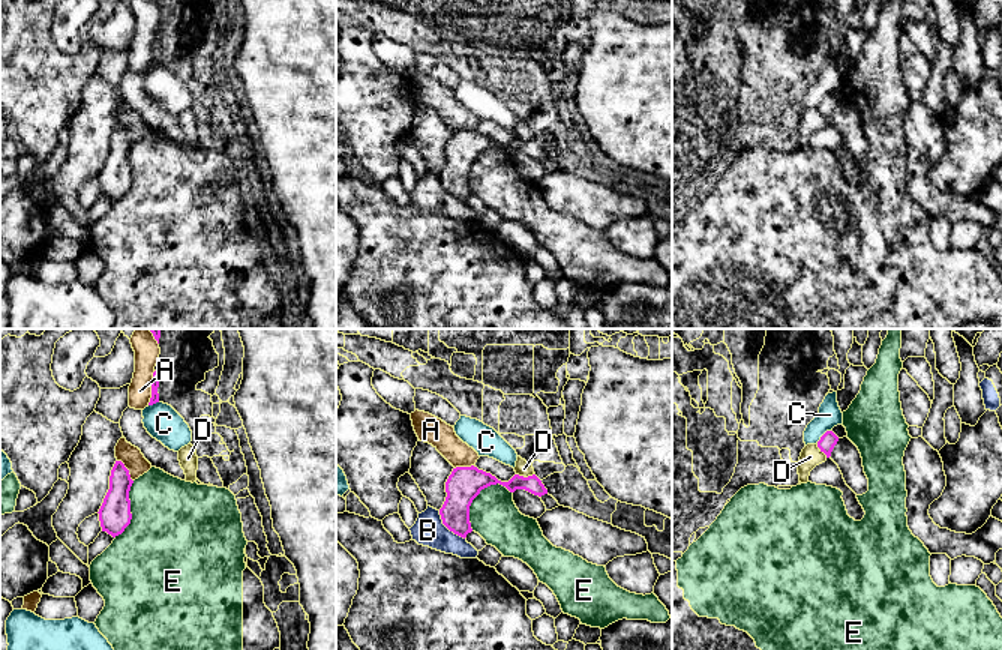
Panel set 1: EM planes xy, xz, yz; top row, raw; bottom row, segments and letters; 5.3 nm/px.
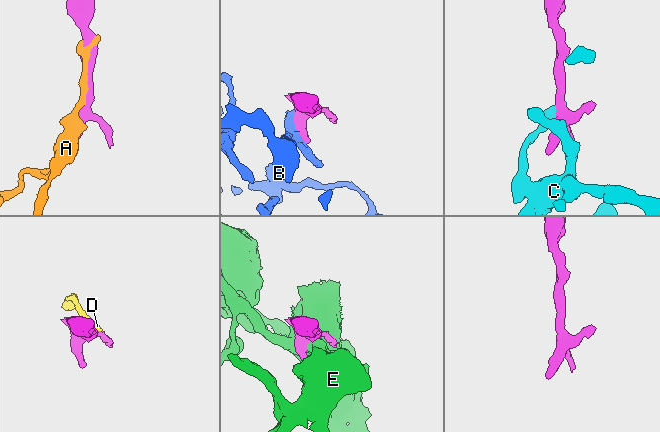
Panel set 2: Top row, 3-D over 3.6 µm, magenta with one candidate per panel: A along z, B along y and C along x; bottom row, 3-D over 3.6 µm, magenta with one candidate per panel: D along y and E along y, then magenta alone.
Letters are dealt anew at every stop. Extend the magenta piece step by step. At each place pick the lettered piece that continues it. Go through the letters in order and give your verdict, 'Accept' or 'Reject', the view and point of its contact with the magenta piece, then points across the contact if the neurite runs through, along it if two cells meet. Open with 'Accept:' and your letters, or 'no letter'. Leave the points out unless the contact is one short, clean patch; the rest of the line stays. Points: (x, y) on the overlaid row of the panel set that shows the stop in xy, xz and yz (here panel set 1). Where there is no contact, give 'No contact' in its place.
Accept: no letter
A: Reject. Touches magenta at xy (152, 388)
B: Reject. Touches magenta at xz (447, 527)
C: Reject. Touches magenta at yz (822, 436). Boundary: yz (830, 430), (816, 443)
D: Reject. Touches magenta at xz (525, 478). Boundary: xz (516, 473), (524, 476), (533, 475)
E: Reject. Touches magenta at xz (477, 494)

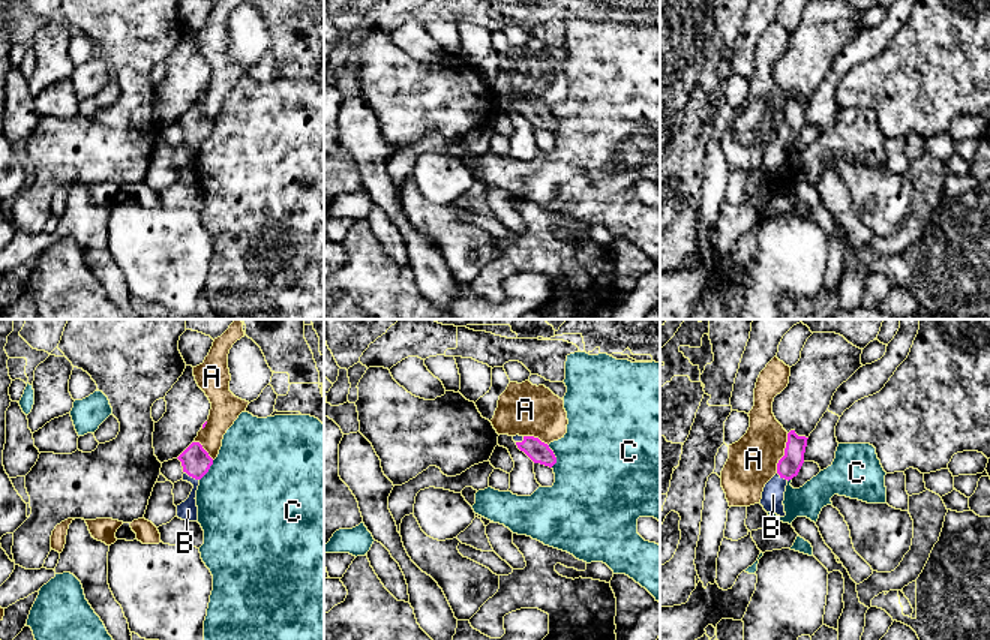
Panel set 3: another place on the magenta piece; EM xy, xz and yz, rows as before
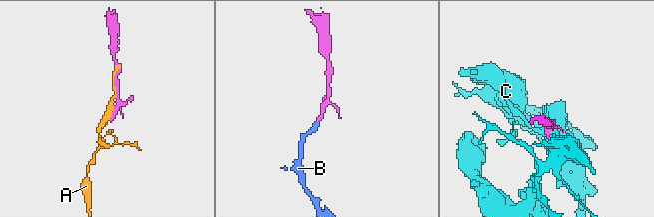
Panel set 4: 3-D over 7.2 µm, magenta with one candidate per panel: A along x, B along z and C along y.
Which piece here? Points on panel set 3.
Accept: B
A: Reject. Touches magenta at yz (785, 453)
B: Accept. Touches magenta at xy (192, 477). Path across: xy (195, 460), (192, 477), (194, 493), (188, 510)
C: Reject. Touches magenta at xz (554, 456)

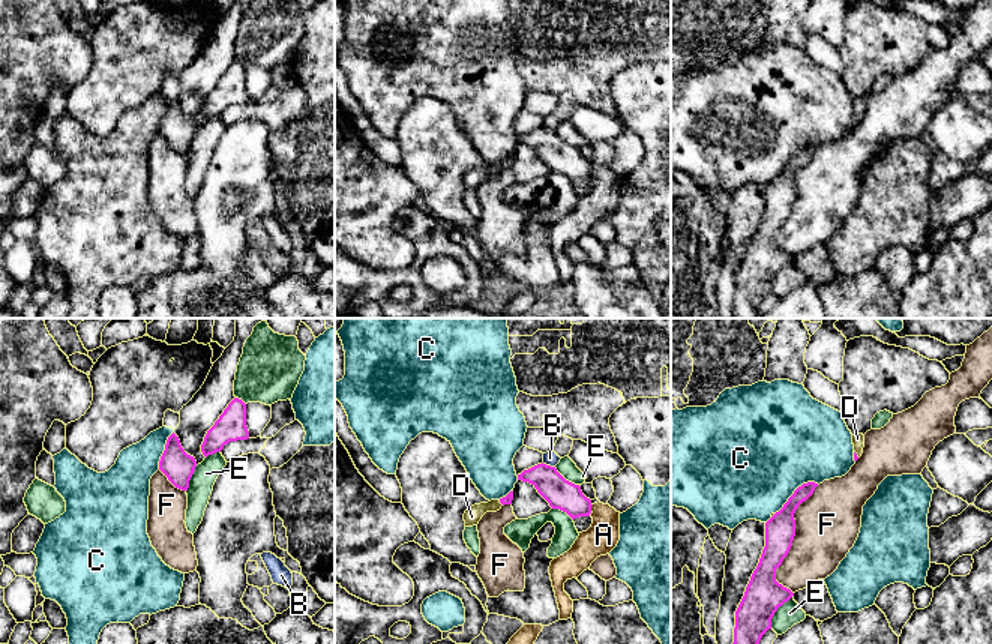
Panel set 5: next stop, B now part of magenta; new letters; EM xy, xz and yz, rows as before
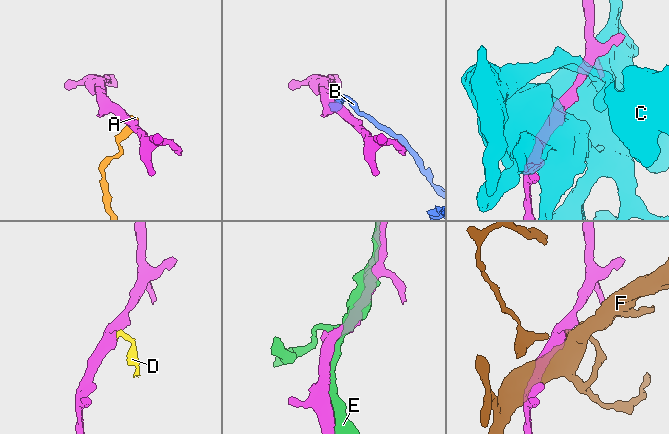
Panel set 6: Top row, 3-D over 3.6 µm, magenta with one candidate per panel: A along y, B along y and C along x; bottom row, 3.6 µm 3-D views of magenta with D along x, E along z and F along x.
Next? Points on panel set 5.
Accept: D
A: Reject. Touches magenta at xz (590, 508). Boundary: xz (593, 505), (590, 511)
B: Reject. Touches magenta at xz (548, 466). Boundary: xz (542, 463), (554, 467)
C: Reject. Touches magenta at yz (794, 491)
D: Accept. Touches magenta at yz (856, 454). Path across: yz (856, 457), (856, 454), (857, 439)
E: Reject. Touches magenta at yz (776, 610)
F: Reject. Touches magenta at yz (793, 539)

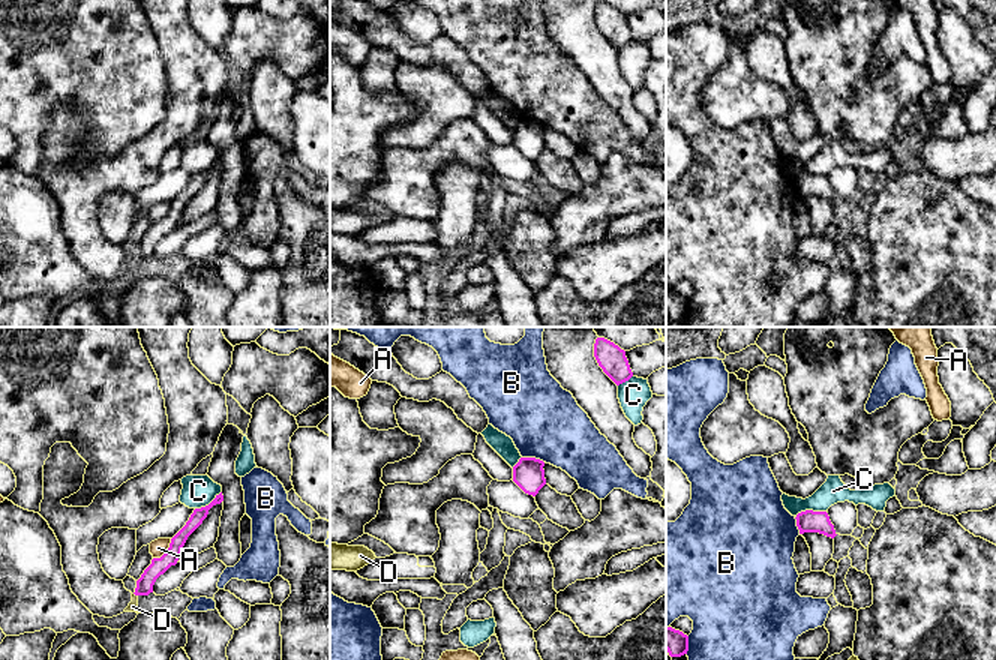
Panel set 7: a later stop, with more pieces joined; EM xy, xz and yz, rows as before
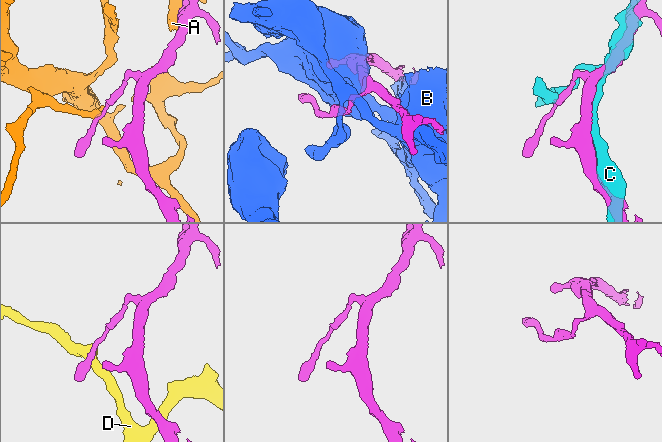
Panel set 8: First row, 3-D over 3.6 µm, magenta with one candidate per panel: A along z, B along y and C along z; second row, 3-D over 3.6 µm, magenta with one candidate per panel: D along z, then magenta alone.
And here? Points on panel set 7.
Accept: no letter
A: Reject. Touches magenta at xy (167, 551)
B: Reject. Touches magenta at xz (533, 458)
C: Reject. Touches magenta at yz (809, 510)
D: Reject. Touches magenta at xy (135, 594). Boundary: xy (134, 593), (137, 596)

